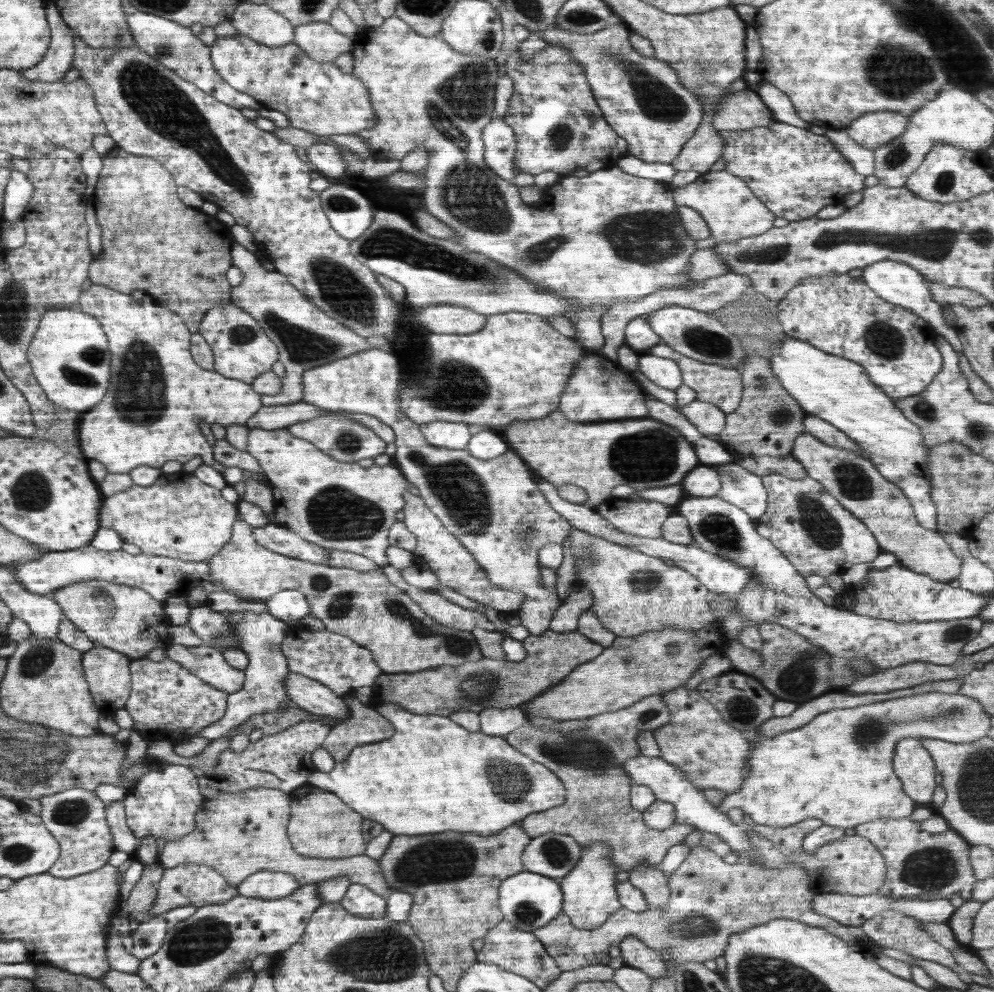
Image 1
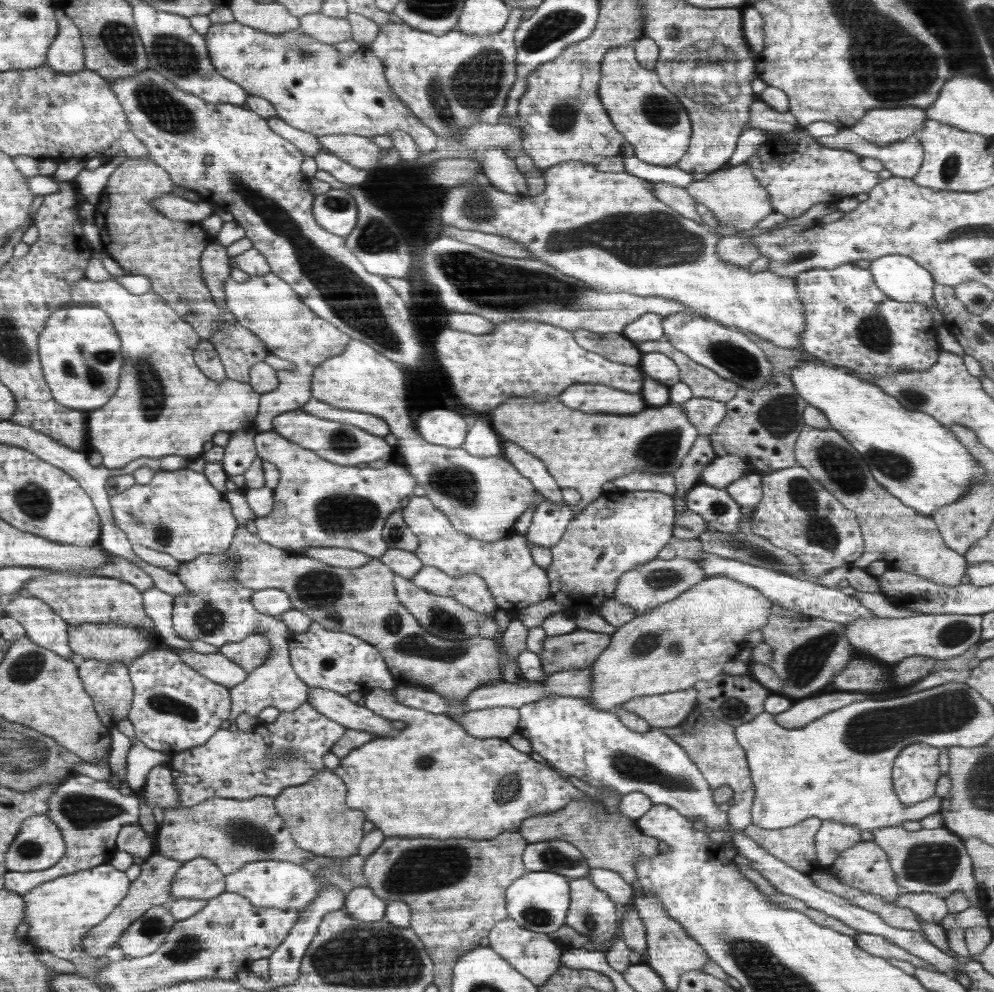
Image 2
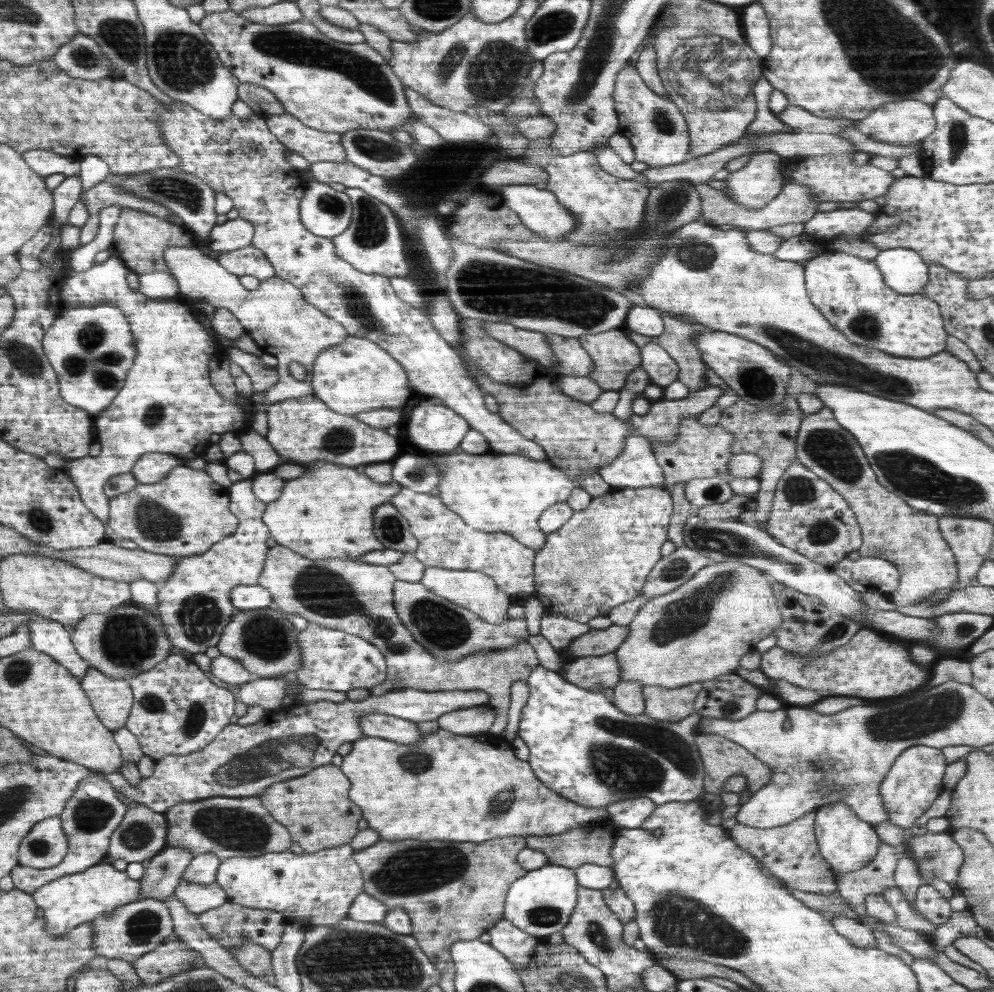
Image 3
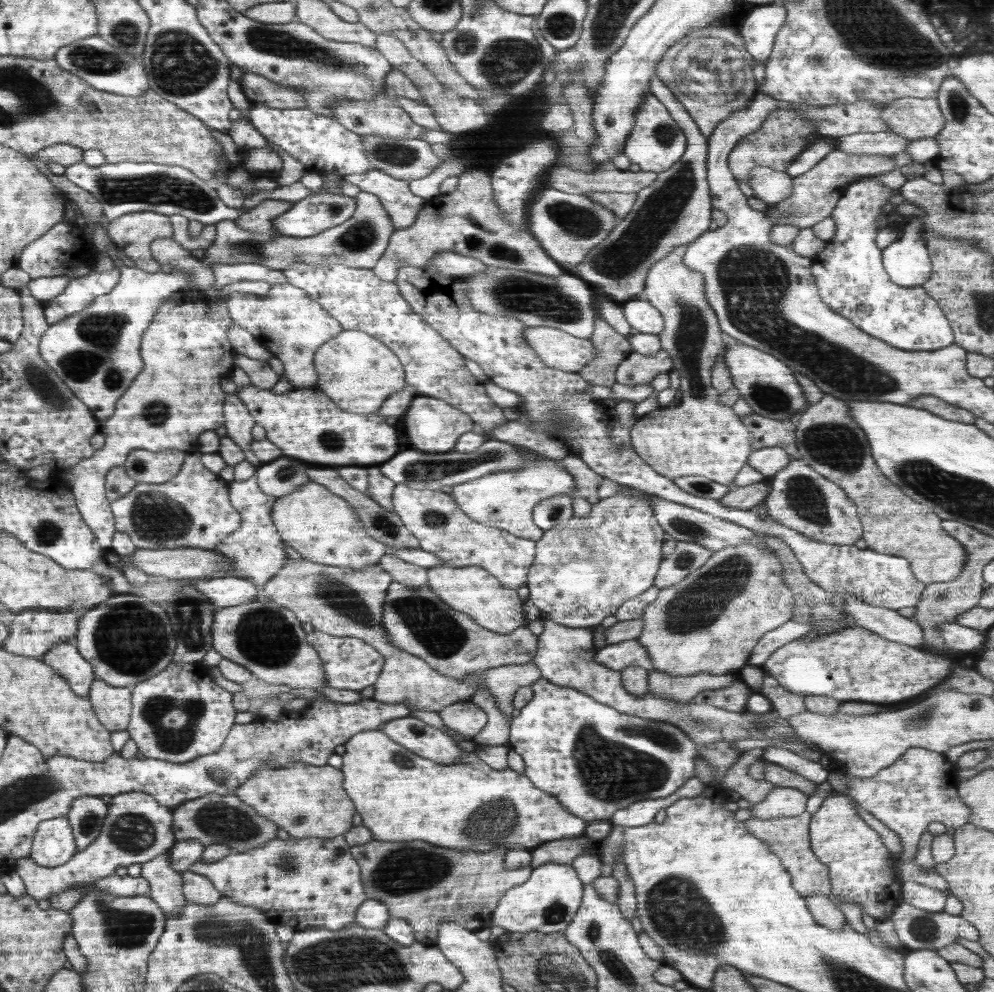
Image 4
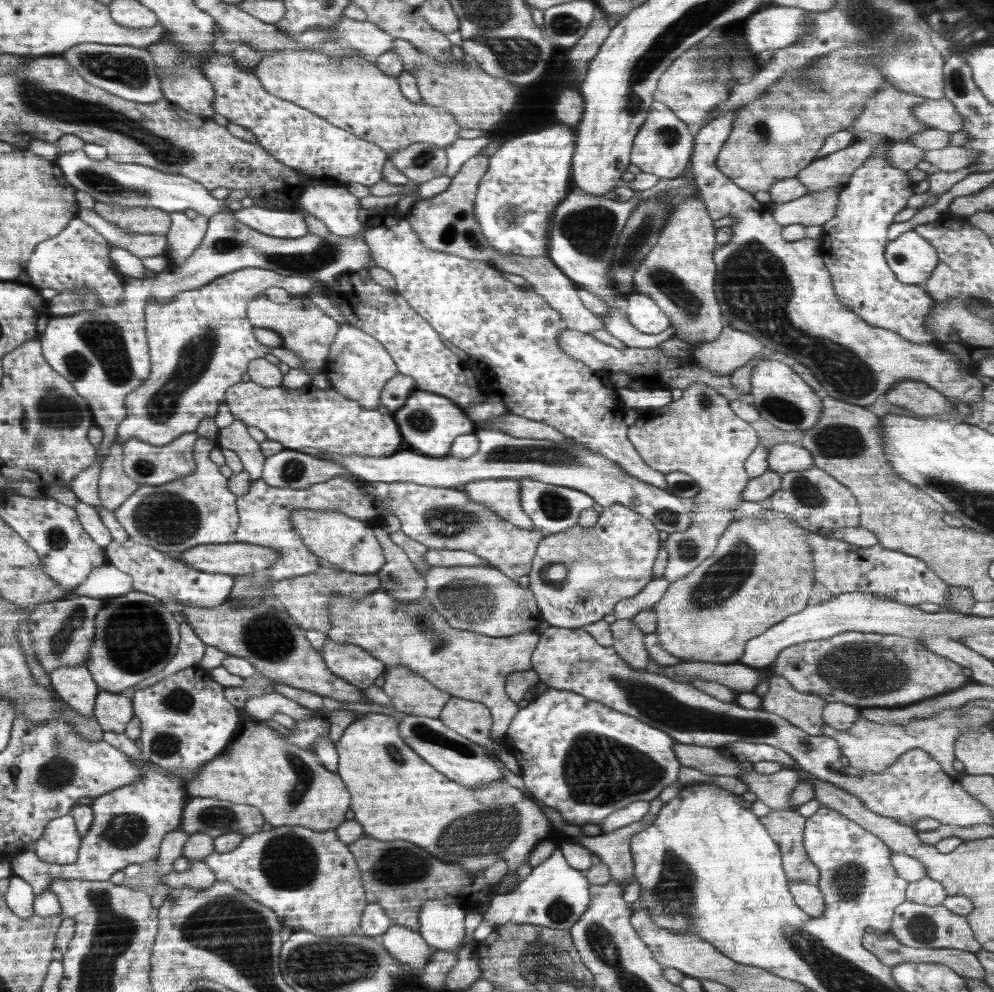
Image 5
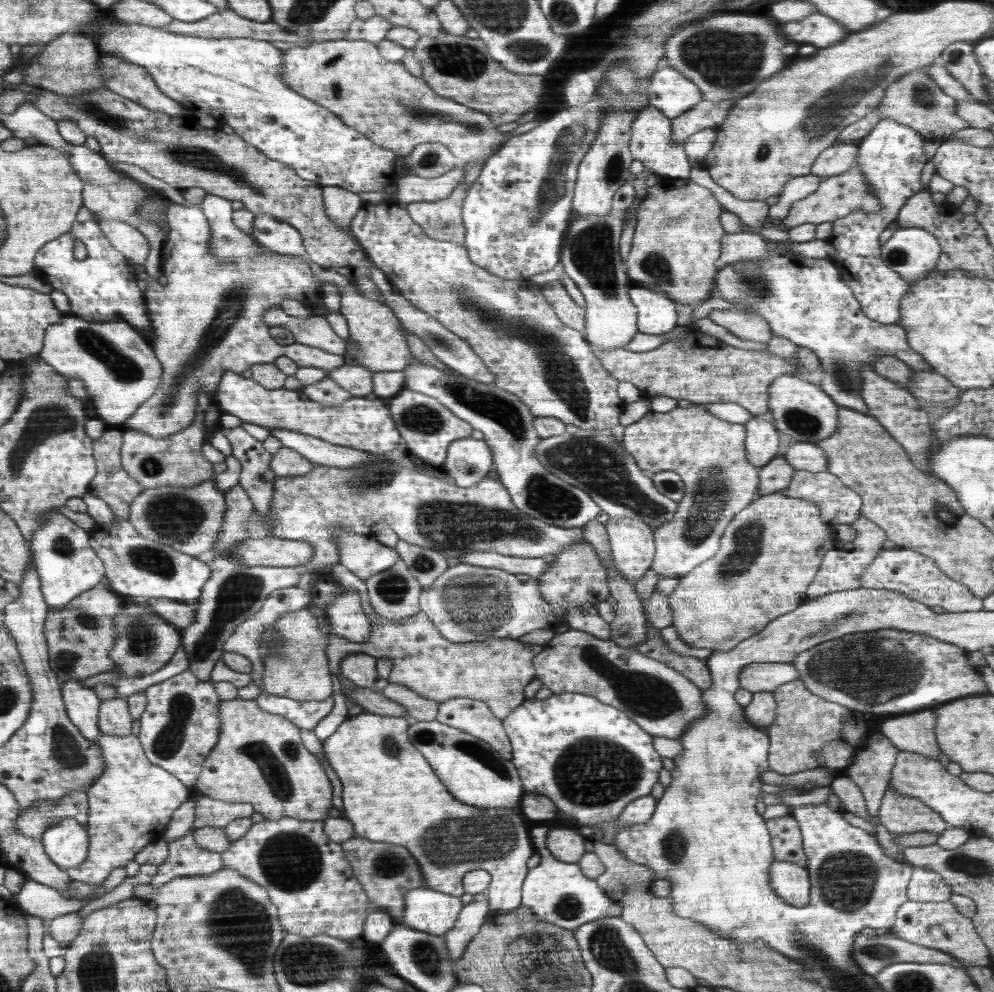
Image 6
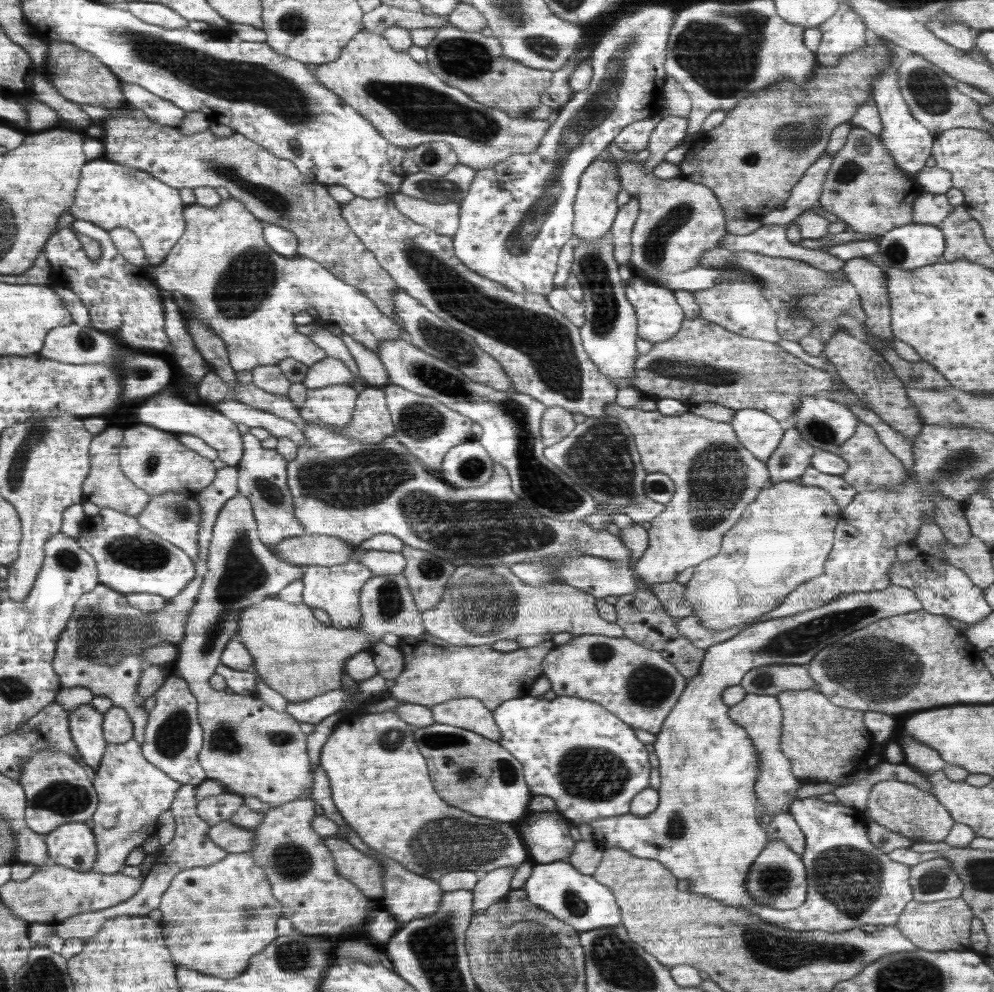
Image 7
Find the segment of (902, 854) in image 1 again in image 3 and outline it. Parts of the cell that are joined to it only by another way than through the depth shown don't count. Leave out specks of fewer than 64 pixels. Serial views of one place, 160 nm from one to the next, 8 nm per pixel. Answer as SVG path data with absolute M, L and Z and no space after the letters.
M926 832L923 836L909 836L903 839L903 844L899 848L899 854L910 853L915 860L919 873L923 878L924 884L930 878L939 878L948 882L950 885L957 886L958 869L964 862L964 852L962 847L957 843L955 835L952 832L930 833Z

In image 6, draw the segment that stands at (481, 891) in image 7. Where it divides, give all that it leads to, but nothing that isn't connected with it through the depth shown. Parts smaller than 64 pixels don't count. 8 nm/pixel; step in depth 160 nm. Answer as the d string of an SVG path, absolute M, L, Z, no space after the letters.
M487 890L474 895L474 900L462 907L454 926L445 934L445 943L453 966L459 962L470 939L479 931L488 915L489 906Z

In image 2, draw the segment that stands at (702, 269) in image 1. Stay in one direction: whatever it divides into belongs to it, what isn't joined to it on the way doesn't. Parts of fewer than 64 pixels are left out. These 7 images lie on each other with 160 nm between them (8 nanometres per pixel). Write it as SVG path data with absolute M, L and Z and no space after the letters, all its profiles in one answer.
M722 236L717 244L717 255L737 267L748 267L759 257L759 250L751 243L751 236Z

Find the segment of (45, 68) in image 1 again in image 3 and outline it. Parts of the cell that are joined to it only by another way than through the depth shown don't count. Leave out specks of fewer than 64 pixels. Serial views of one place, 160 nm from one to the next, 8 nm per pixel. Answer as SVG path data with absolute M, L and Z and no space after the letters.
M78 33L70 42L62 45L52 58L57 66L73 78L90 81L113 78L110 59L102 53L91 36Z

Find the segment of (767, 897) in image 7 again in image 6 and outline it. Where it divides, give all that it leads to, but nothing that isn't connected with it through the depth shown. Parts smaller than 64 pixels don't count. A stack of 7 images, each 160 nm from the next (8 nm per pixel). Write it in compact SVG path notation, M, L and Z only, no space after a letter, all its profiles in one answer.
M774 859L769 868L769 885L788 905L801 907L810 902L812 883L808 870L794 862Z

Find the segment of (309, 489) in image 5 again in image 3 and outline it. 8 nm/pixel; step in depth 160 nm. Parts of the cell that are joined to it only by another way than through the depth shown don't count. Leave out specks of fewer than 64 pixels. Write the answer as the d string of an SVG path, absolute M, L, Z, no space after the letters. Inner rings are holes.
M242 479L229 486L230 510L240 520L236 532L217 542L207 553L180 558L173 576L161 583L157 592L157 615L165 626L174 652L186 650L191 655L202 654L215 647L232 620L237 608L232 603L232 590L238 585L258 584L265 570L266 543L271 536L264 521L267 505L257 498L253 479ZM402 487L401 491L390 498L389 502L408 521L411 533L419 542L419 547L413 552L414 557L426 567L442 567L448 570L477 570L490 576L496 586L509 594L509 598L512 600L520 592L532 596L535 591L533 579L535 552L530 547L524 546L508 533L487 533L468 526L458 514L447 508L439 496L433 496L430 493L417 493Z

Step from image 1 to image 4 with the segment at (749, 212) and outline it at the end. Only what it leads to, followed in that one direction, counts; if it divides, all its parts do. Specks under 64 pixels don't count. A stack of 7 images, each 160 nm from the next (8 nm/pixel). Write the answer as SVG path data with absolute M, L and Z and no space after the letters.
M767 166L752 170L751 179L746 183L754 190L753 196L764 200L767 205L778 204L793 193L791 176Z

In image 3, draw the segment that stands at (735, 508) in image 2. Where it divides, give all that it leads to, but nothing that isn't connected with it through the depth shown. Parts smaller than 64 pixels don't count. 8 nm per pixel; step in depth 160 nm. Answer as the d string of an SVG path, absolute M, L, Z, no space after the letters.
M716 476L710 478L693 478L685 484L685 497L694 509L713 504L722 504L734 496L728 479Z

